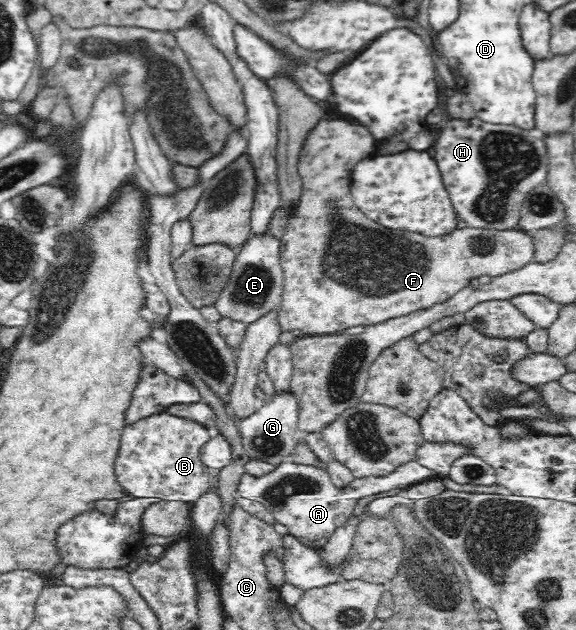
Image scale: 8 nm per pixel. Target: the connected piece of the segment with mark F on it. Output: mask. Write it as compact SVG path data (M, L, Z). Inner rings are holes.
M326 117L321 119L306 138L304 147L299 155L297 169L303 183L303 192L298 204L295 206L293 215L287 224L284 234L281 238L280 246L280 264L283 270L283 293L282 304L276 312L276 319L280 325L280 332L290 332L292 330L301 330L304 336L307 335L334 335L340 334L352 326L370 326L380 324L389 318L396 318L399 315L407 315L411 312L426 310L433 307L435 304L443 303L450 300L457 292L460 292L464 287L468 287L473 279L479 276L499 277L509 272L514 272L522 268L528 263L534 262L536 256L536 245L534 239L531 238L528 231L518 229L510 230L492 230L481 228L460 228L454 229L452 232L442 237L424 236L418 233L409 233L403 230L394 231L389 228L384 228L381 224L374 220L370 220L358 207L355 206L354 198L351 196L351 173L354 165L360 162L362 158L370 156L370 152L376 148L374 140L370 140L370 132L366 132L366 128L362 128L360 124L352 124L346 120L326 120Z

